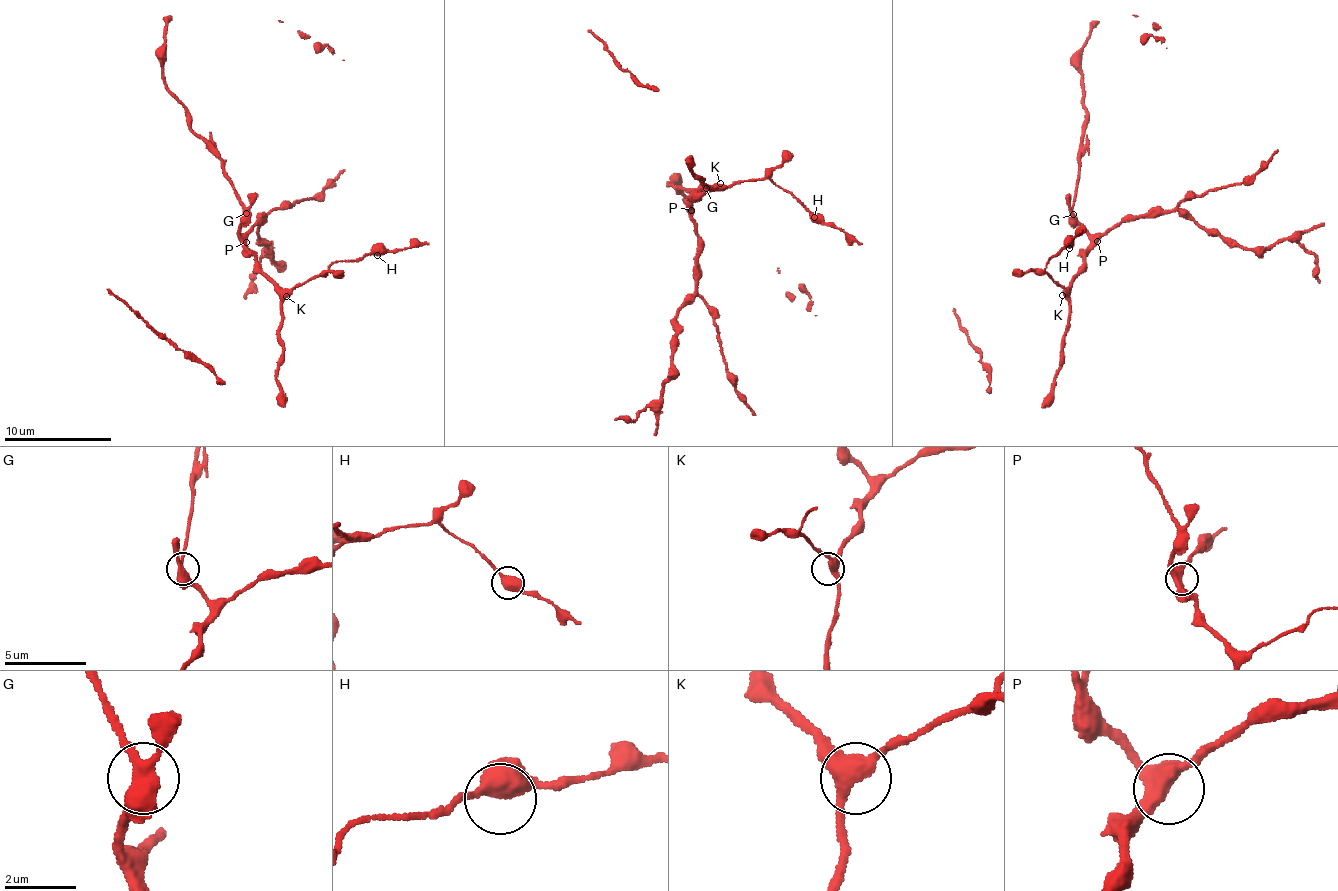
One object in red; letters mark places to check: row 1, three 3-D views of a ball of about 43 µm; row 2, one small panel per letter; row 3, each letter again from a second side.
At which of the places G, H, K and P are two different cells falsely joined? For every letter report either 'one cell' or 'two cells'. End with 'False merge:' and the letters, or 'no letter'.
G: one cell
H: one cell
K: one cell
P: one cell
False merge: no letter

